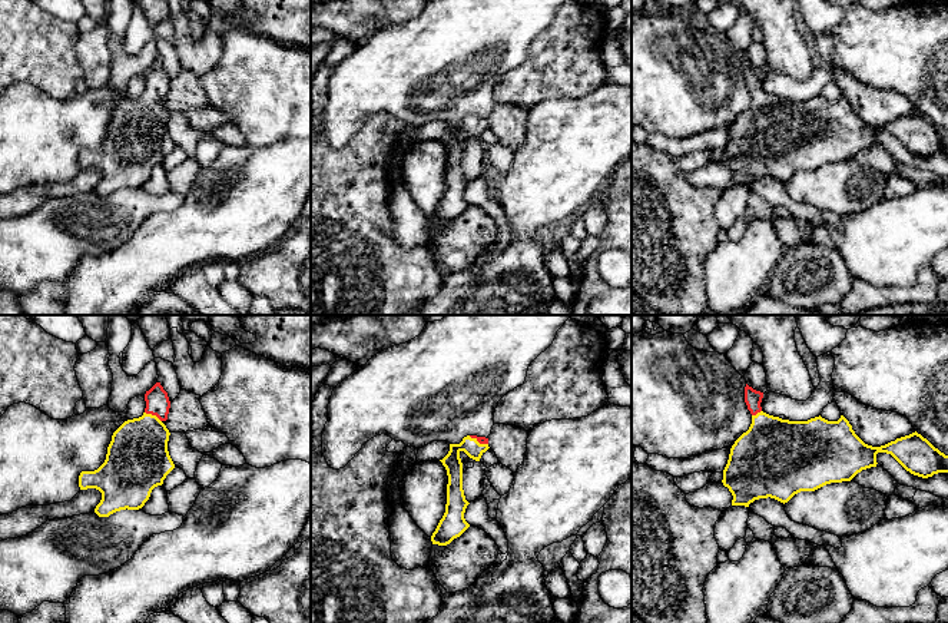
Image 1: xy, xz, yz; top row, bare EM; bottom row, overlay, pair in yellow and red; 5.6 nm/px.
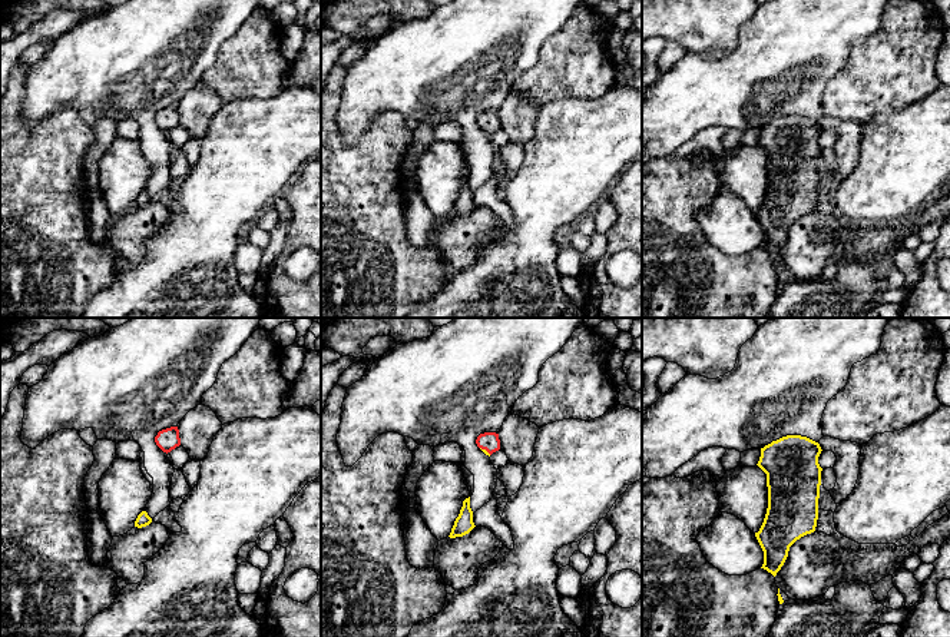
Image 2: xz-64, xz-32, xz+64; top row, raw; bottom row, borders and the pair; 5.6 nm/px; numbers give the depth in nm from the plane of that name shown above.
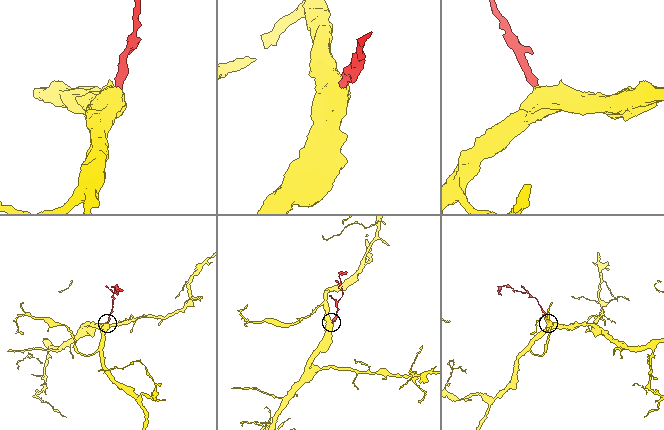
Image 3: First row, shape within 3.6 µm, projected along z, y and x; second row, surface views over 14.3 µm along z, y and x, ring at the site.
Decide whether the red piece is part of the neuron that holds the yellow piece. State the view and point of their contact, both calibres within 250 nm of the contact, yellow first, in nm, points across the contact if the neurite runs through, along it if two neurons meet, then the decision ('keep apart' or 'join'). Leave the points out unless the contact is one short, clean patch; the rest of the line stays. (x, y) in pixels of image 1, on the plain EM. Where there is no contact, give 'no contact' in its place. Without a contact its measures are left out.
meets yellow in xy at (153, 95); 340 nm thick on the yellow side, 130 nm on the other; runs through xy (138, 136), (153, 95), (156, 78); join

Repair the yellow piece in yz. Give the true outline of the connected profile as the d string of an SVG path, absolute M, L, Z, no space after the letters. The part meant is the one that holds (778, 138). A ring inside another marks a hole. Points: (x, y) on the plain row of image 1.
M746 63L745 82L752 93L752 103L732 125L723 149L723 165L733 175L732 185L749 186L759 178L788 182L801 170L815 170L831 162L851 160L862 149L876 146L876 133L891 133L906 150L928 158L948 152L948 135L935 127L916 110L881 126L865 123L841 95L838 100L815 96L808 100L789 100L762 90L763 72Z

